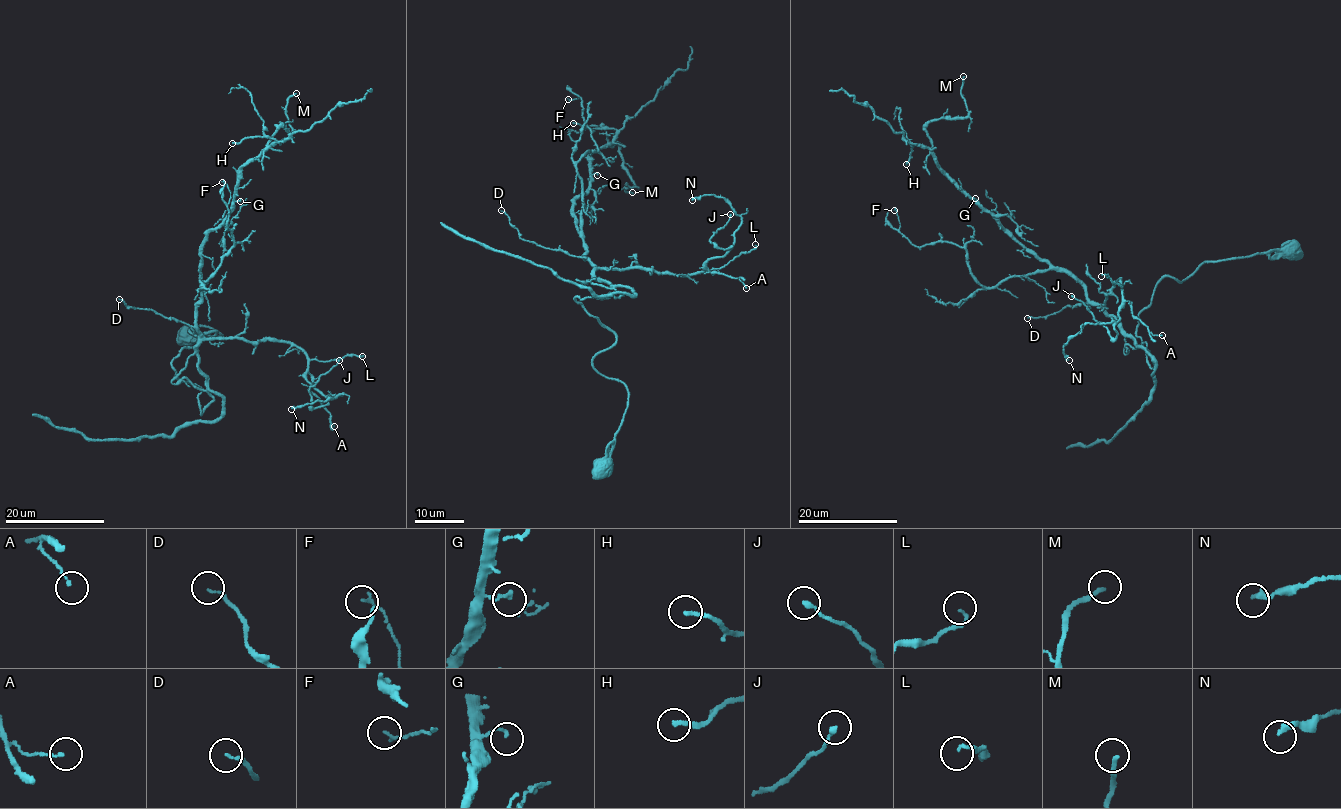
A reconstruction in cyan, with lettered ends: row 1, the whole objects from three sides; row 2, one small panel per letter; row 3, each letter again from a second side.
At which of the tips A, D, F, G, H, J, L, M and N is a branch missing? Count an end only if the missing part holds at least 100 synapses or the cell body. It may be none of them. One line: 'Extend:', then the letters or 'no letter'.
Extend: no letter

